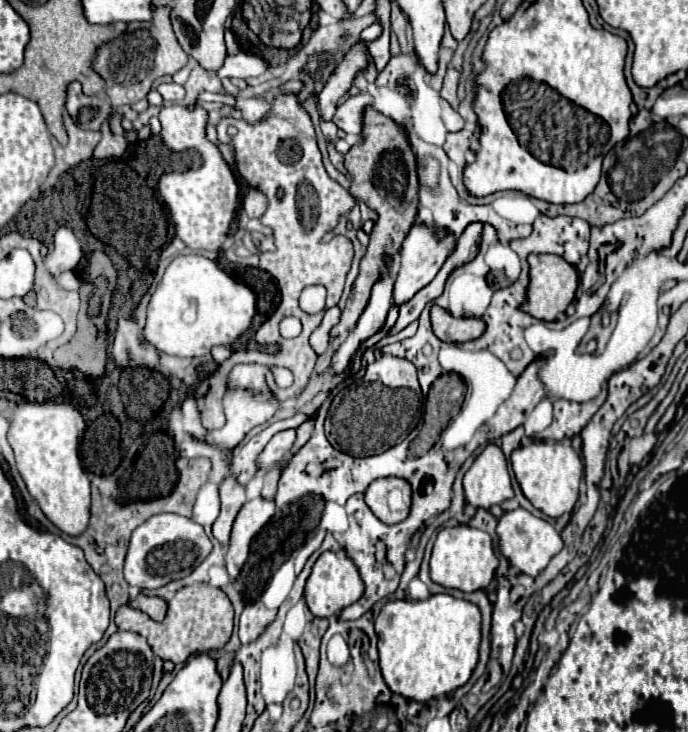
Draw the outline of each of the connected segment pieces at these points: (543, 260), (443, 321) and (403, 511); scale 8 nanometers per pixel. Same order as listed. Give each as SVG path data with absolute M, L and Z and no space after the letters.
M528 255L528 265L530 265L530 283L526 289L526 299L520 305L520 309L536 319L554 321L574 301L578 273L570 263L566 263L558 255Z
M432 305L430 321L434 335L444 343L462 343L472 341L484 333L484 321L476 317L454 317L450 311Z
M396 477L376 479L366 491L364 501L382 523L398 523L408 517L412 503L410 483Z

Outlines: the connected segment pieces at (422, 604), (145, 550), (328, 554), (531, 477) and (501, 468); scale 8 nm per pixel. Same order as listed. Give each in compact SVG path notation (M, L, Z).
M446 593L424 601L388 601L376 619L376 633L380 667L390 691L424 703L462 687L478 663L481 621L474 603Z
M176 513L154 515L132 533L124 565L124 579L128 581L128 585L140 589L158 589L170 581L190 575L210 555L210 551L212 541L192 519Z
M324 551L316 559L312 573L306 579L304 599L308 603L308 609L316 617L332 617L332 615L340 613L344 607L356 603L362 597L362 593L364 593L364 583L360 579L360 573L356 571L356 565L346 555L338 555L334 551Z
M542 441L542 443L532 443L528 447L518 447L514 449L510 463L524 497L536 509L540 509L548 517L560 517L574 509L584 475L582 475L582 461L570 443Z
M490 443L464 475L466 501L476 509L490 509L514 497L506 459L498 445Z

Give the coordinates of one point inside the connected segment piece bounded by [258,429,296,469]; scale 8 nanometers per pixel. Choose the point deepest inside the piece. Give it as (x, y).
(279, 444)

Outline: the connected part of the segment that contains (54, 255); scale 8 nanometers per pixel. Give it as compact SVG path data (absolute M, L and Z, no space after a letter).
M66 225L58 227L54 233L54 249L44 259L48 273L52 277L56 277L64 271L72 271L78 265L80 257L82 257L80 241L72 233L72 229Z

